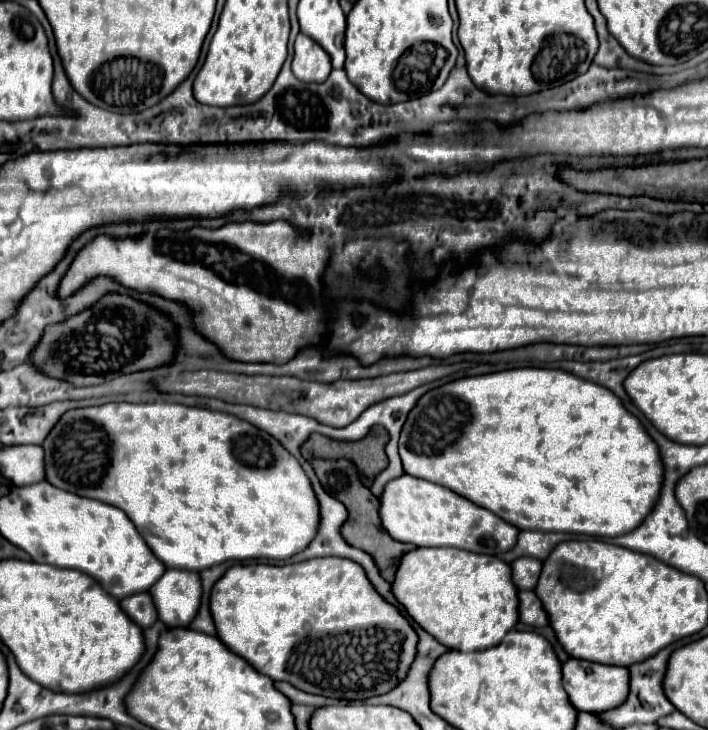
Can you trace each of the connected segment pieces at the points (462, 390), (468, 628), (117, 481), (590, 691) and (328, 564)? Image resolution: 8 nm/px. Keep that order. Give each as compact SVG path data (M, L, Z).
M513 368L483 376L467 376L429 390L417 400L417 404L409 412L409 418L403 424L399 438L399 456L405 474L445 486L461 494L463 498L469 498L473 504L497 514L499 518L503 518L505 522L513 524L519 530L613 538L617 534L627 534L629 530L633 530L633 526L637 526L637 522L641 522L641 518L649 514L653 502L657 500L657 490L661 490L661 462L657 462L657 450L653 450L653 442L649 442L649 434L643 430L641 422L623 408L619 398L599 384L587 382L563 370L549 370L549 368Z
M415 548L403 554L391 584L395 598L407 608L409 616L437 642L451 650L475 652L497 646L517 624L517 588L511 582L511 568L497 556L475 554L459 548Z
M111 402L93 408L75 408L65 412L57 424L51 428L47 438L41 444L45 452L45 480L55 488L73 492L77 496L101 500L123 510L129 520L135 524L137 532L167 568L183 568L201 572L215 564L227 560L247 560L247 558L271 558L271 560L285 560L301 552L317 534L317 498L311 488L309 478L301 470L299 462L275 440L269 438L263 430L257 430L245 420L239 420L225 412L213 412L207 408L189 408L183 404L169 404L169 402L153 402L153 404L129 404L129 402Z
M569 658L567 662L561 664L561 672L563 672L563 690L567 692L569 702L581 712L599 714L603 710L611 710L617 704L621 706L621 702L625 702L625 694L629 694L629 670L621 666L605 666L589 660Z
M313 558L313 560L305 560L299 564L287 564L287 566L271 566L271 564L241 566L241 564L235 564L223 574L223 578L219 578L219 582L215 582L215 586L211 590L211 598L209 598L209 610L213 616L215 628L217 628L217 638L221 638L221 642L229 650L233 650L233 654L239 654L241 658L245 658L255 670L269 676L271 680L285 680L303 692L329 696L329 698L337 698L337 700L349 700L349 702L363 700L363 698L371 698L371 696L385 694L385 692L393 690L393 686L397 686L397 682L401 682L401 678L405 678L405 674L415 658L415 652L417 652L415 650L417 634L413 632L409 622L397 612L397 608L387 604L373 590L371 582L365 578L365 572L361 570L361 566L357 566L355 562L349 562L347 558Z

